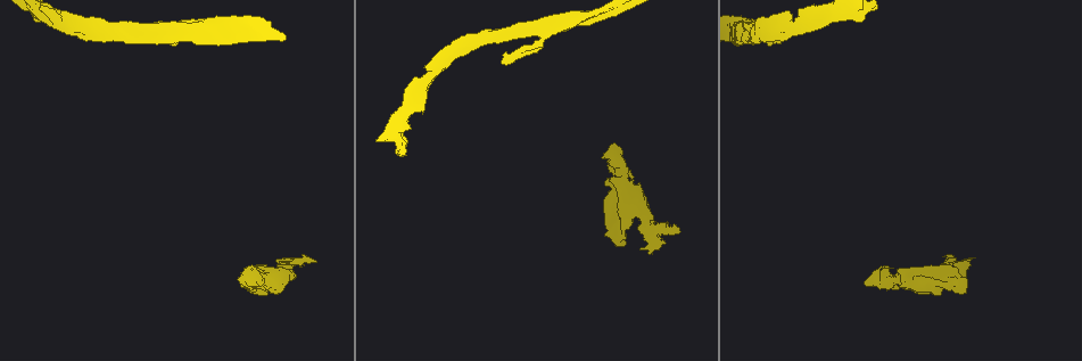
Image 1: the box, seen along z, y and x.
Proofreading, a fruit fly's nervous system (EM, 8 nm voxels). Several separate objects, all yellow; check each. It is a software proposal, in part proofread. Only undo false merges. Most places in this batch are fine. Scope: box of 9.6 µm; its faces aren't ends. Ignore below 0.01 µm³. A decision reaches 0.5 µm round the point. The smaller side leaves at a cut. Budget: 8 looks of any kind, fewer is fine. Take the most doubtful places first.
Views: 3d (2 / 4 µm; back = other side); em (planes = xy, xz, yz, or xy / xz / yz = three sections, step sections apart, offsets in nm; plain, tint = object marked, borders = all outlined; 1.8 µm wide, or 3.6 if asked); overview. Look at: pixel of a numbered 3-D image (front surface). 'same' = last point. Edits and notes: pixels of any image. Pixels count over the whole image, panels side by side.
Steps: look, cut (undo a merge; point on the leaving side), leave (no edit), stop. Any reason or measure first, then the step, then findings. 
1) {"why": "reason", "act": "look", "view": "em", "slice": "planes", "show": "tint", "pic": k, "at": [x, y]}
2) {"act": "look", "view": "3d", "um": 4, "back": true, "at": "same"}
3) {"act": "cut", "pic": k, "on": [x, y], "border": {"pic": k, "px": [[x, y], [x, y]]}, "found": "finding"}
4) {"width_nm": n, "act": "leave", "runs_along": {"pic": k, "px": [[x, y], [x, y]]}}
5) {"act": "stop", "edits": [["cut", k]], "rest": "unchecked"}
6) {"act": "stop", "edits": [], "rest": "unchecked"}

{"why": "abrupt turn", "act": "look", "view": "em", "slice": "yz", "step": 4, "show": "tint", "pic": 1, "at": [615, 155]}

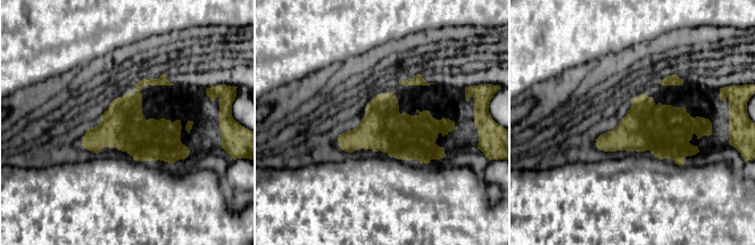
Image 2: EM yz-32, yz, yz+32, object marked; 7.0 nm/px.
{"act": "leave", "found": "continuous, no second neuron"}

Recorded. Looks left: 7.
{"why": "abrupt turn", "act": "look", "view": "em", "slice": "planes", "show": "tint", "pic": 1, "at": [287, 266]}

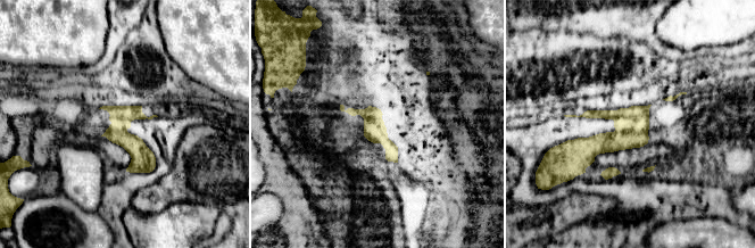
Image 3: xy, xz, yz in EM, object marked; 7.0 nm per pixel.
{"act": "leave", "found": "continuous, no second neuron"}

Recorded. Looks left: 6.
{"why": "calibre changes", "act": "look", "view": "em", "slice": "xy", "step": 8, "show": "tint", "pic": 1, "at": [543, 26]}

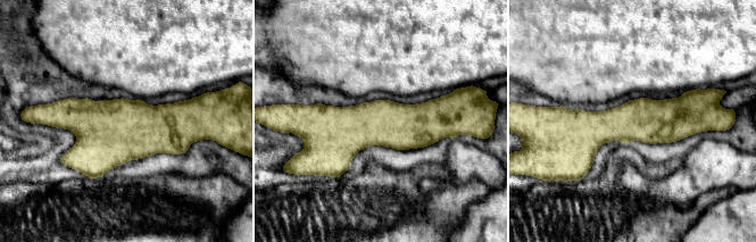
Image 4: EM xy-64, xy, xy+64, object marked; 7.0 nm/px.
{"act": "look", "view": "em", "slice": "planes", "show": "tint", "at": "same"}

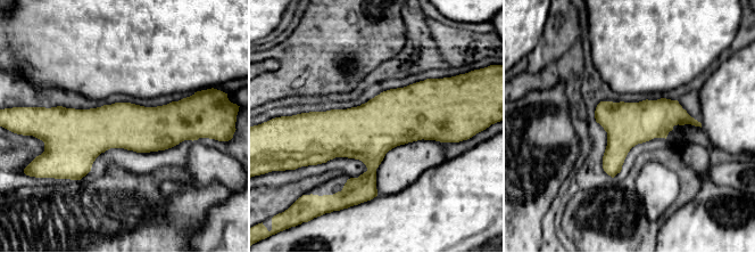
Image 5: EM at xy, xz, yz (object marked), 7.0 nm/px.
{"width_nm": 300, "act": "leave", "runs_along": {"pic": 5, "px": [[54, 120], [71, 128], [190, 131]]}, "found": "continuous, no second neuron"}

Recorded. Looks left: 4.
{"act": "stop", "edits": [], "rest": "unchecked"}

